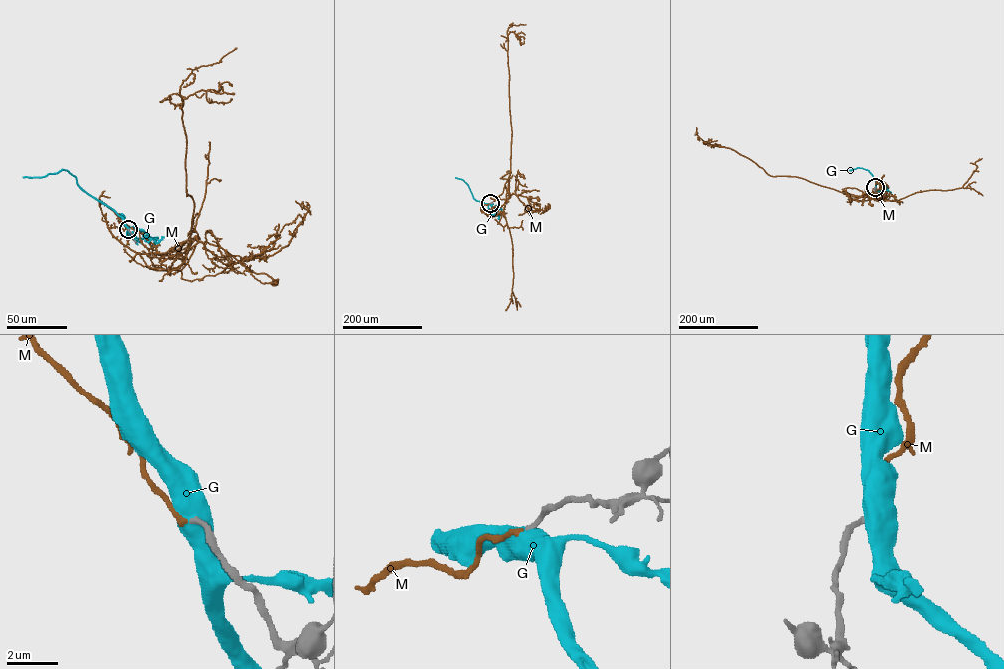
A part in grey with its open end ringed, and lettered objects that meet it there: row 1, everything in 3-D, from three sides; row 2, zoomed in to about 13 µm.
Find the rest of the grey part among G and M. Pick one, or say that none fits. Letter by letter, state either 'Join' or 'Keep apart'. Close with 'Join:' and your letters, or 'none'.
G: Keep apart
M: Join
Join: M

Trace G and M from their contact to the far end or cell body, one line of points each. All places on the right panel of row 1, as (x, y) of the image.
G: (875, 187), (875, 181), (868, 170), (858, 167), (849, 170)
M: (875, 187), (878, 178), (886, 192), (875, 196), (866, 191), (871, 204)

